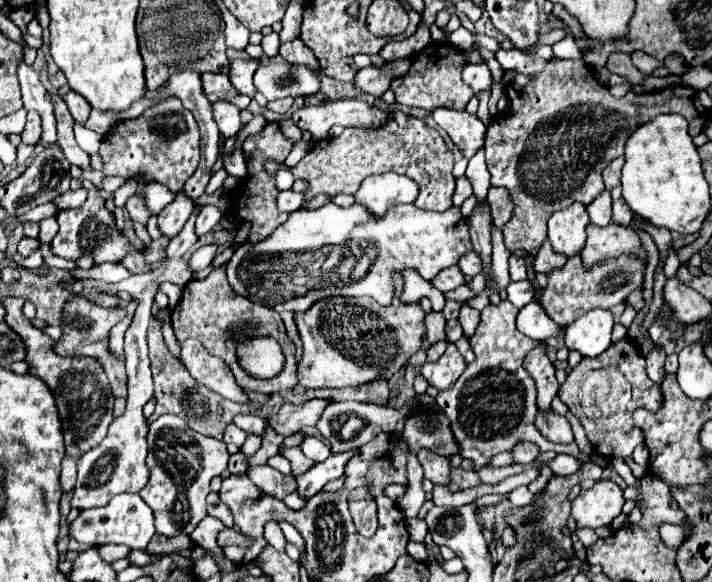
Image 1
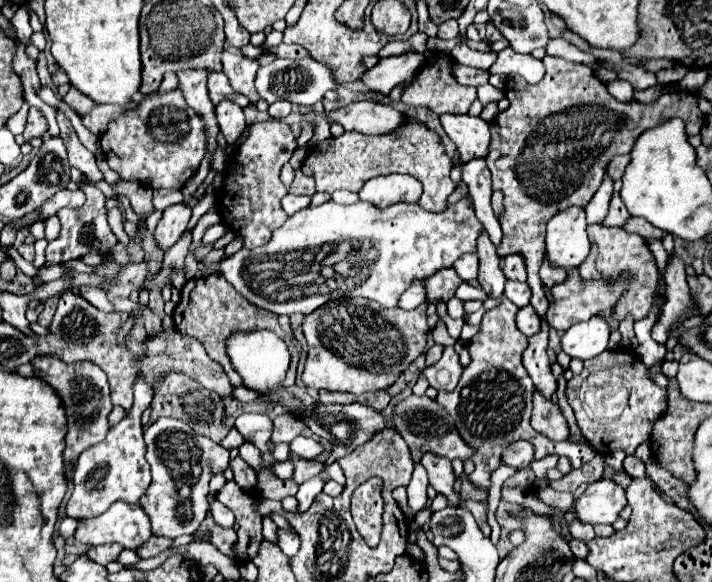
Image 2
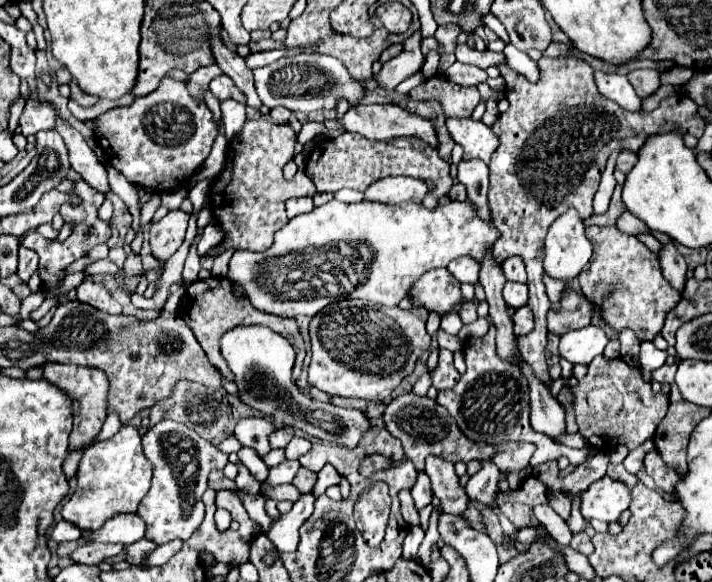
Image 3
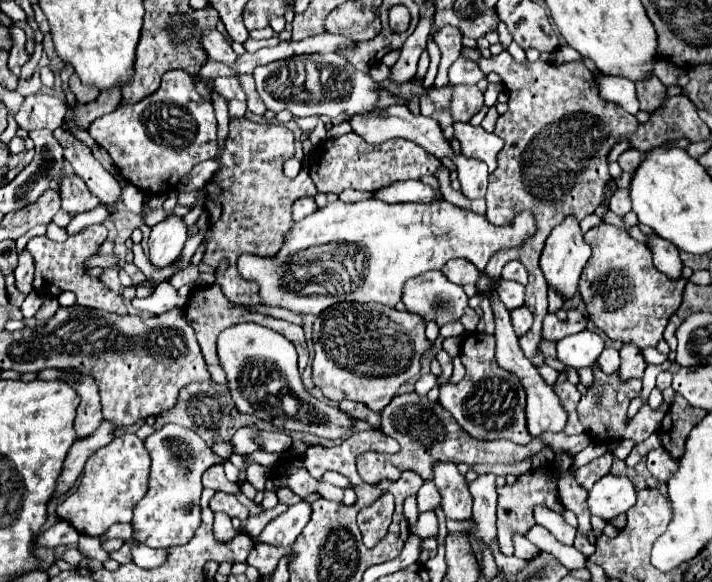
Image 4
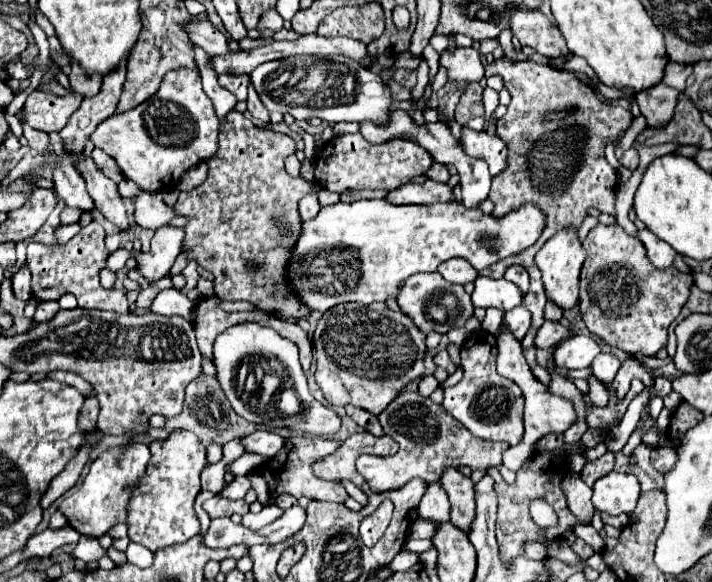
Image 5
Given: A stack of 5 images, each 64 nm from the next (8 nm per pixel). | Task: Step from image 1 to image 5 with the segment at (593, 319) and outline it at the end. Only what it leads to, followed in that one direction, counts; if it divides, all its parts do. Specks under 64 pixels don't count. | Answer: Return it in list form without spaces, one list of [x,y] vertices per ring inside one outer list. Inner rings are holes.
[[[572,336],[556,348],[554,362],[560,370],[588,368],[600,354],[600,348],[592,336]]]

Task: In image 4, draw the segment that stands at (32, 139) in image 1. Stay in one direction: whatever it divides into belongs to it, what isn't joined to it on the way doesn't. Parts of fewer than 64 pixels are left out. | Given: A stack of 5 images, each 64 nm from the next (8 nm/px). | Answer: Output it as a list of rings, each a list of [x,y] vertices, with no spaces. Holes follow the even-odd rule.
[[[32,94],[24,98],[16,122],[22,126],[26,132],[30,130],[56,130],[64,126],[64,116],[68,112],[70,104],[66,100],[60,100],[56,96],[46,96],[46,94]]]

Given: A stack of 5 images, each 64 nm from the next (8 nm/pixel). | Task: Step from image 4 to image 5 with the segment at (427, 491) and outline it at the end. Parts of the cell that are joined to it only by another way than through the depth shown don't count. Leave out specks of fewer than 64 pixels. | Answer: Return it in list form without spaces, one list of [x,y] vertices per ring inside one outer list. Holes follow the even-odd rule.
[[[436,482],[428,486],[428,492],[424,494],[420,508],[418,508],[420,518],[430,520],[430,522],[448,522],[450,520],[450,502],[448,494],[444,488]]]

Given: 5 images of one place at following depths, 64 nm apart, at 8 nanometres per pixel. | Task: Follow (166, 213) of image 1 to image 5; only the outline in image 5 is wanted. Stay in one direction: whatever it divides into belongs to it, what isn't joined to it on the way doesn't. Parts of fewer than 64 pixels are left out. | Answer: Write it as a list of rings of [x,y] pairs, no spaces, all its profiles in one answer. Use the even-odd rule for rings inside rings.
[[[162,226],[152,238],[152,248],[148,256],[136,256],[138,270],[148,284],[158,282],[170,274],[170,268],[180,254],[180,244],[184,240],[184,230],[174,226]]]

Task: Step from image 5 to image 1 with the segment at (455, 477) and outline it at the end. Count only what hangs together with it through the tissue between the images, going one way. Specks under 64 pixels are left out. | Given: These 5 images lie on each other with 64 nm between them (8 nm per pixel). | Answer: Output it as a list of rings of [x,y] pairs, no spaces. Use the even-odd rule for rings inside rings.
[[[420,450],[418,460],[420,460],[422,468],[424,468],[426,478],[432,484],[440,484],[440,486],[450,484],[450,460],[448,458],[444,458],[440,454],[434,454],[430,450]]]

